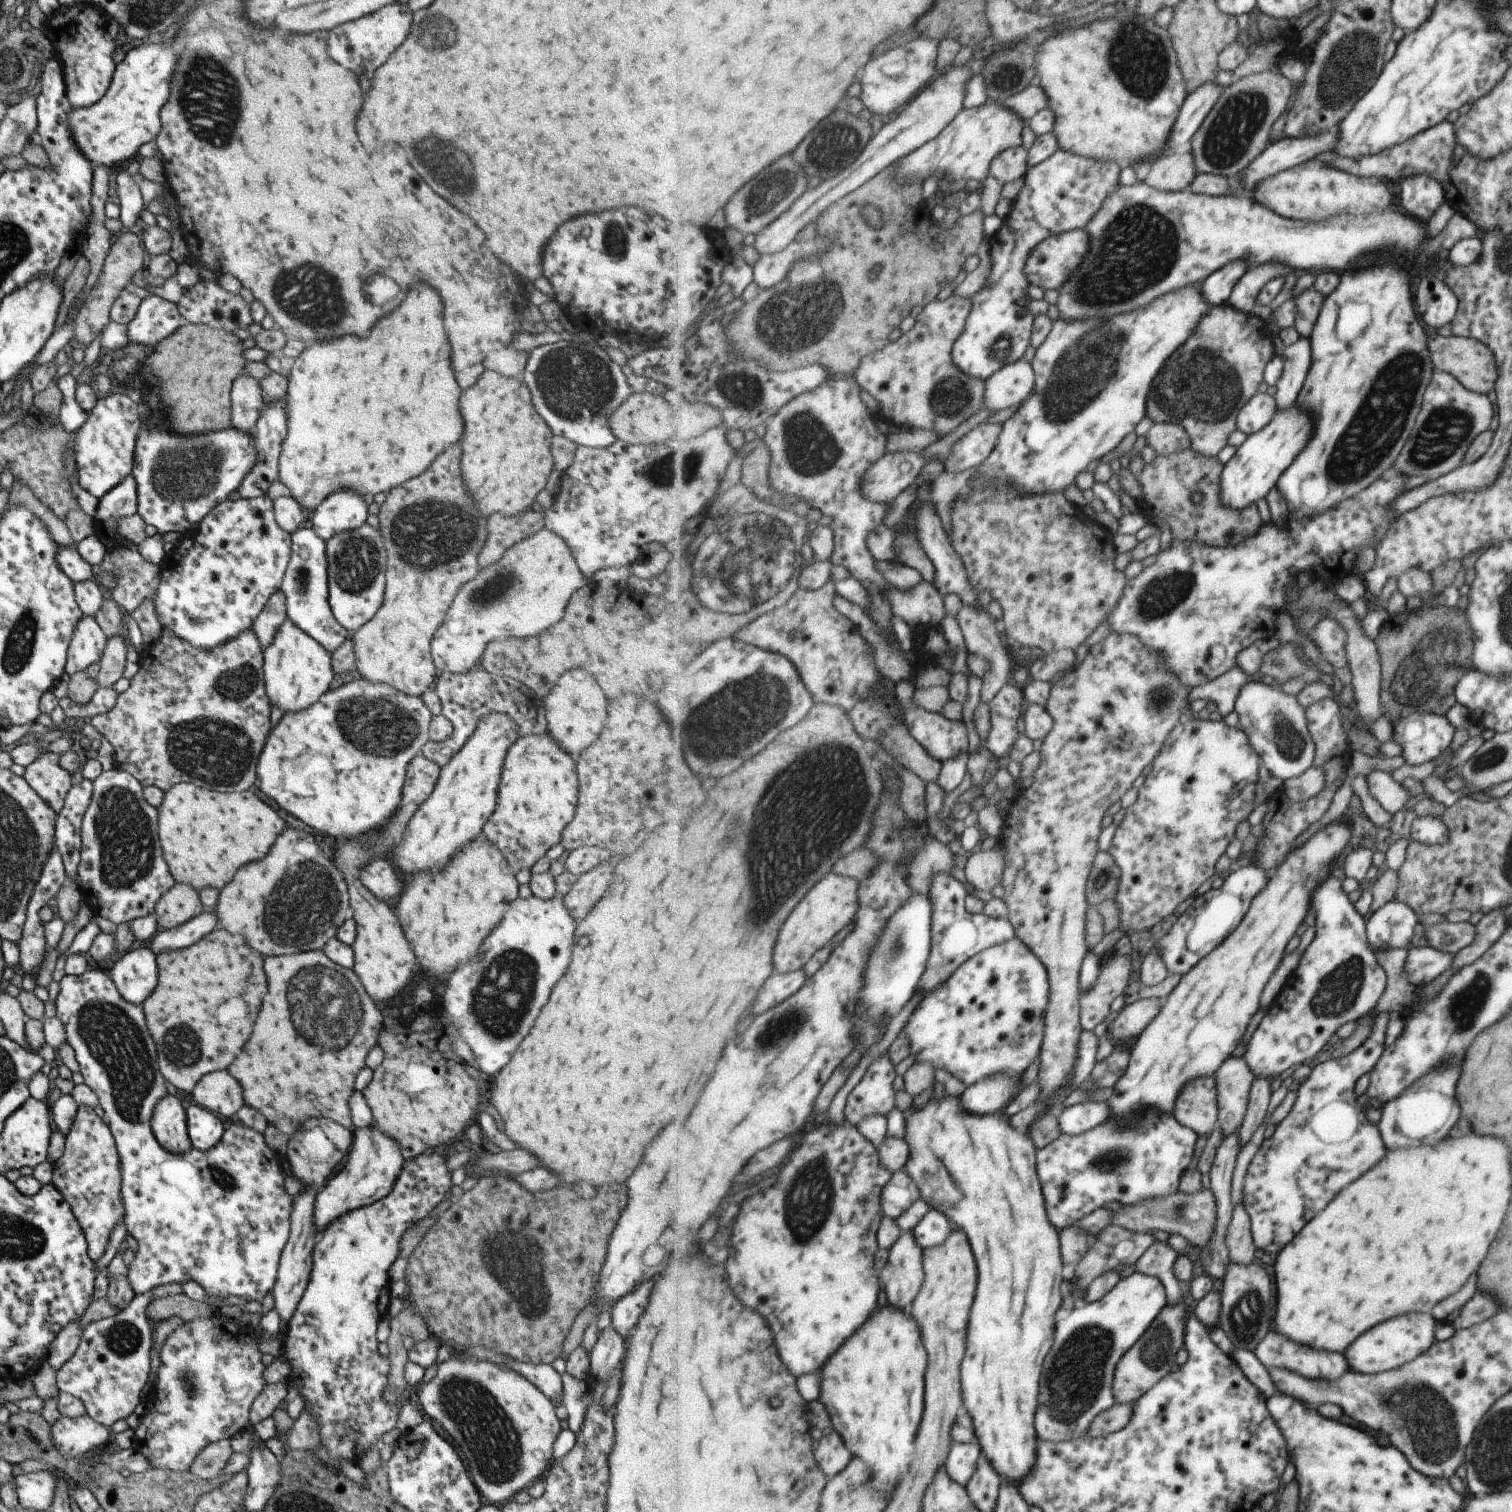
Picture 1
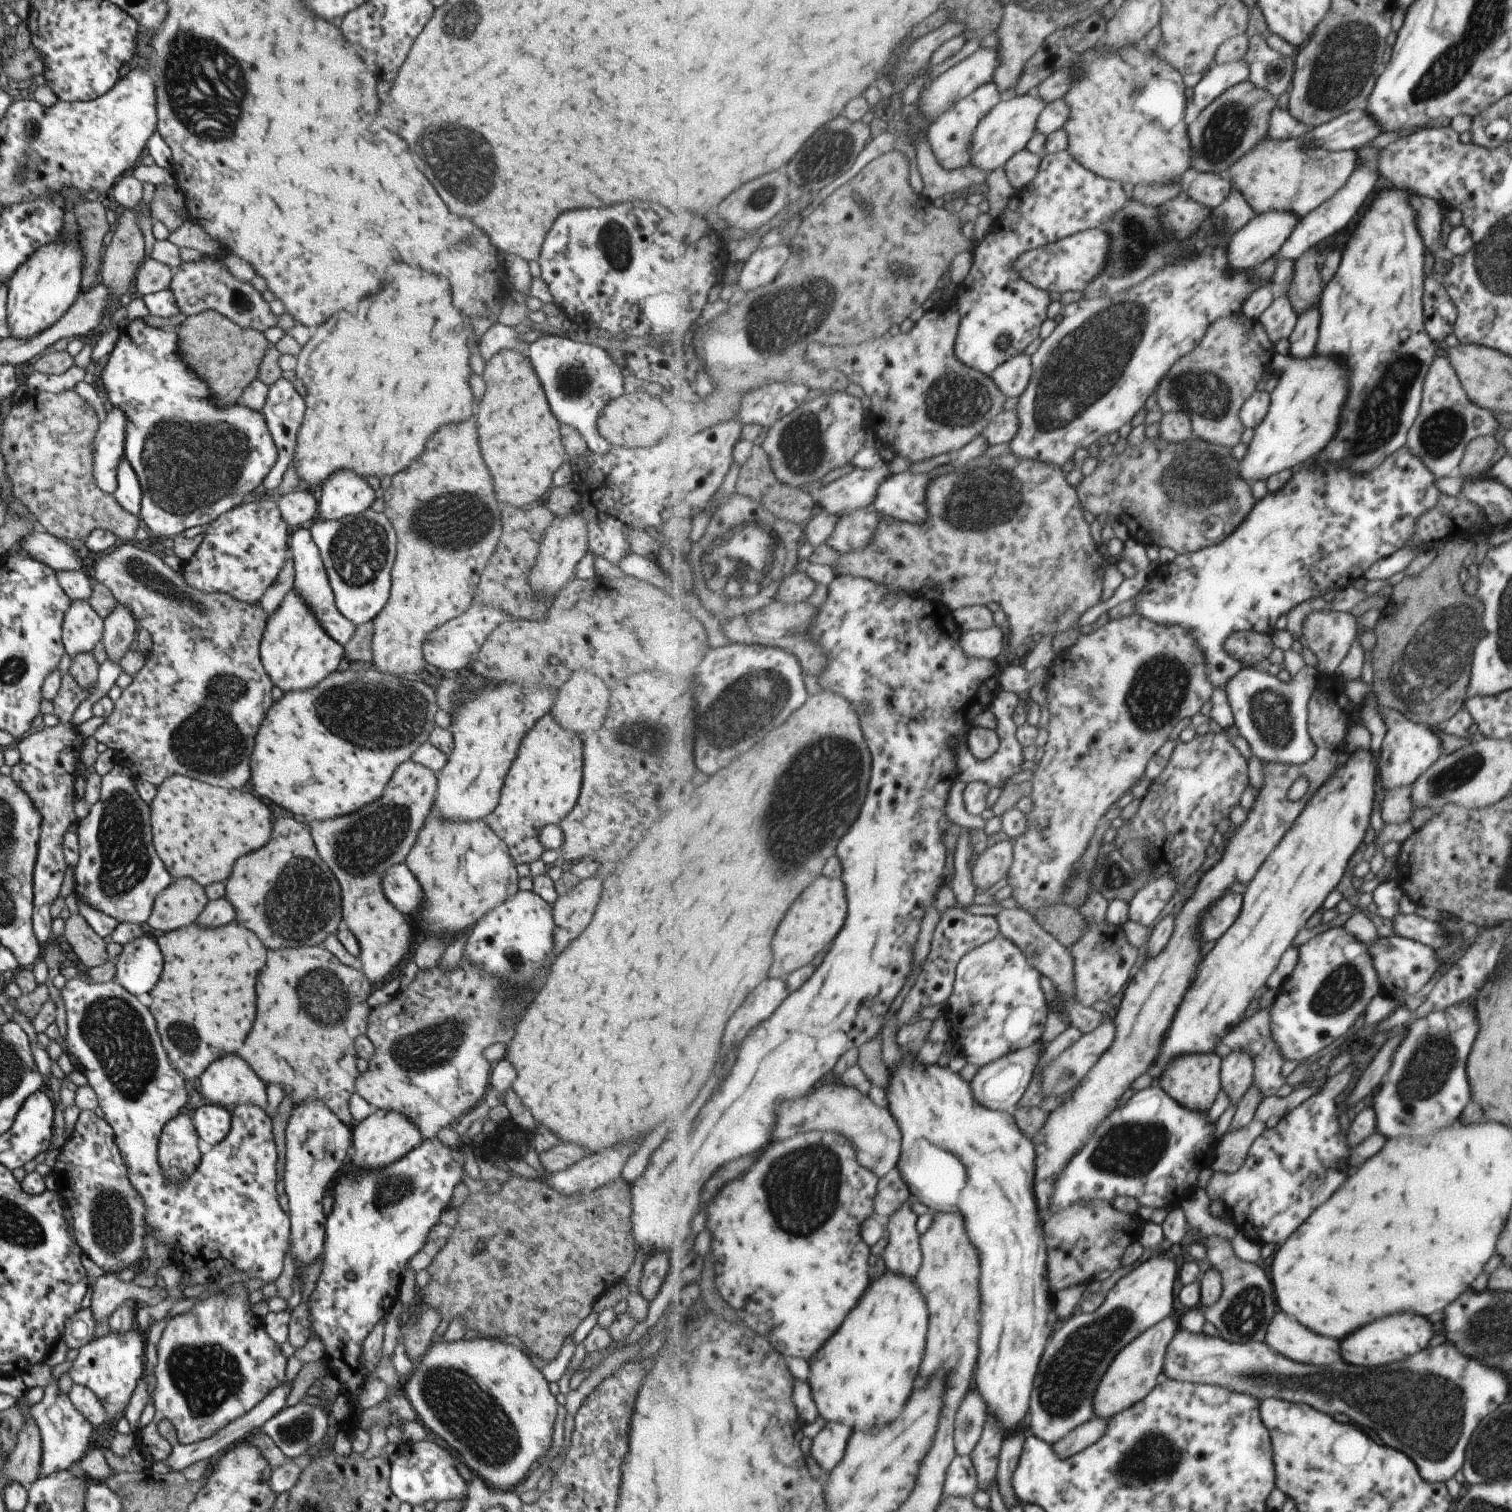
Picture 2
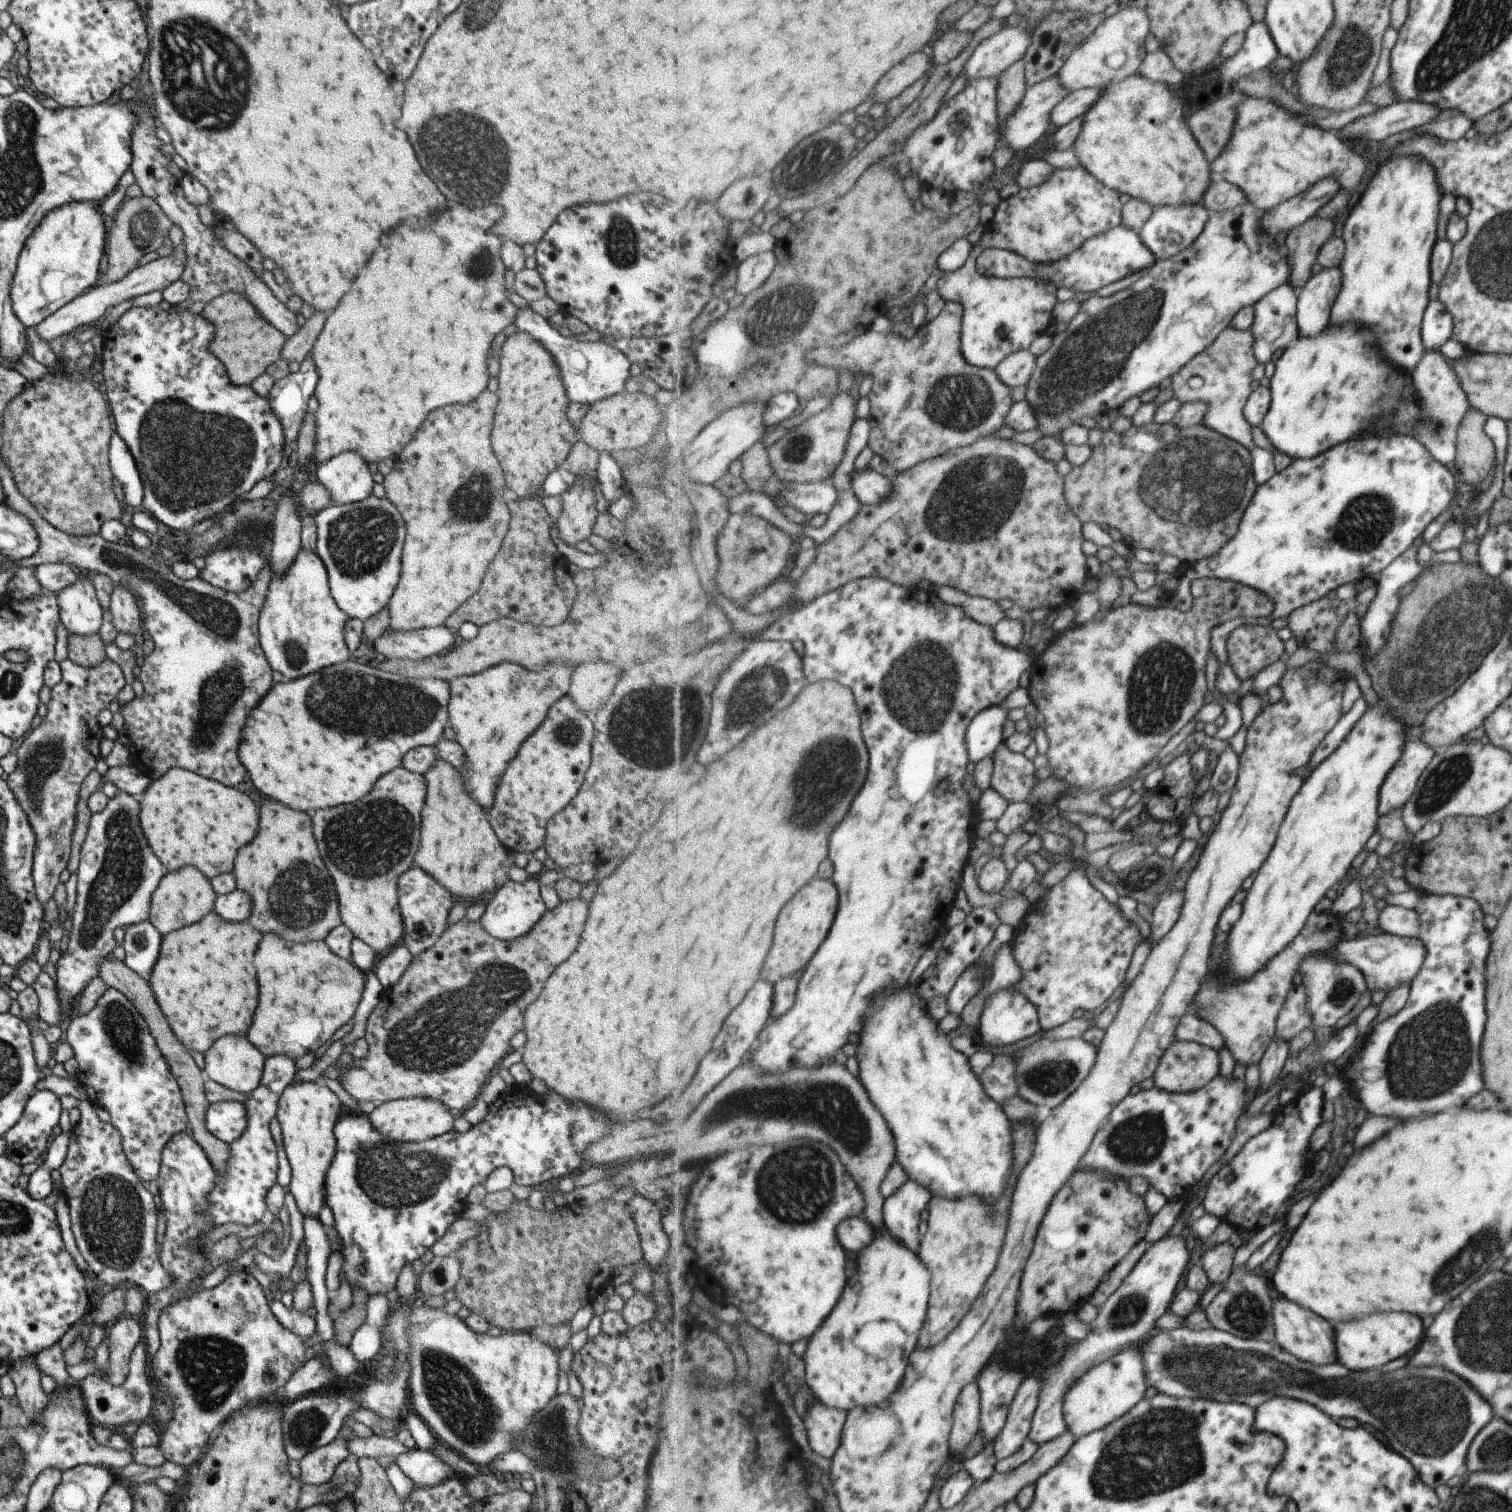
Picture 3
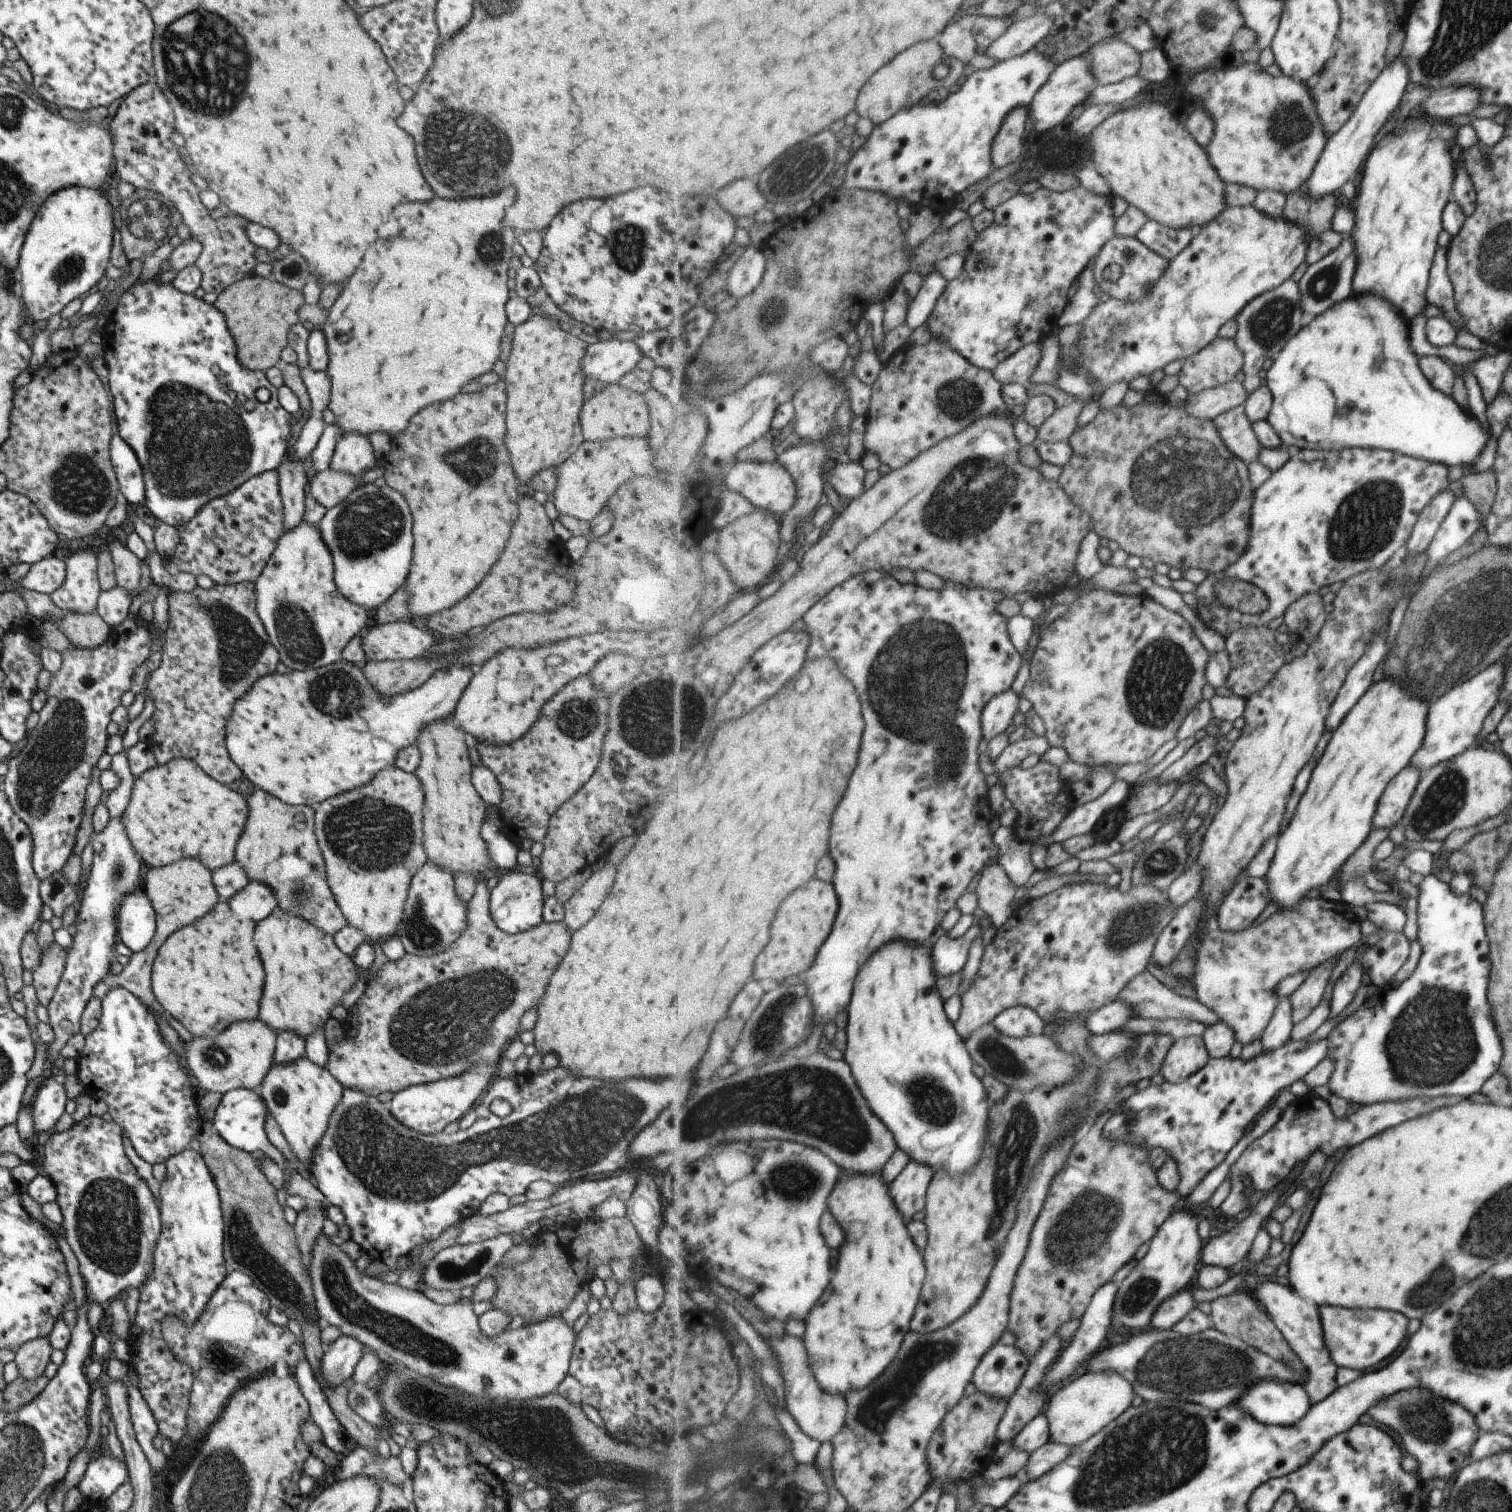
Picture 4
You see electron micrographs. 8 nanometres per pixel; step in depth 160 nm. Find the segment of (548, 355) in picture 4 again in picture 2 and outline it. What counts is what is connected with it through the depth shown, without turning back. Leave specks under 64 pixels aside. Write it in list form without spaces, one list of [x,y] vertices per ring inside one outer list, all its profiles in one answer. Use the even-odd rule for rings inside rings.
[[[515,349],[500,350],[484,364],[481,378],[485,381],[485,390],[482,397],[475,402],[474,416],[477,420],[482,461],[491,474],[498,504],[525,507],[550,489],[552,474],[568,458],[561,440],[558,420],[547,404],[544,390],[526,352]]]

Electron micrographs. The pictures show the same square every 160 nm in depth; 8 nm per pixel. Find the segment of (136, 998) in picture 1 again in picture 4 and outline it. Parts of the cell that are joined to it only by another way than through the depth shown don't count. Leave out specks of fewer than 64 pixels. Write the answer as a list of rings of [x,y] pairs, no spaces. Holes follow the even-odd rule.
[[[143,889],[121,900],[115,928],[117,941],[133,953],[143,951],[151,942],[156,930],[155,914]]]

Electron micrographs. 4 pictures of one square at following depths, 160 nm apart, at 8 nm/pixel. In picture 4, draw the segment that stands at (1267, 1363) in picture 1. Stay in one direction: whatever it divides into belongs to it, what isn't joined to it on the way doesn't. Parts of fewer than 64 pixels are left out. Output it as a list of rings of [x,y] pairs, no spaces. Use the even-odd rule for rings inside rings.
[[[1265,1282],[1254,1289],[1253,1296],[1259,1298],[1259,1301],[1265,1306],[1275,1325],[1285,1336],[1285,1340],[1297,1352],[1301,1362],[1307,1366],[1310,1378],[1305,1388],[1311,1398],[1311,1402],[1317,1404],[1317,1402],[1322,1402],[1325,1398],[1331,1396],[1338,1388],[1337,1380],[1335,1380],[1337,1364],[1333,1360],[1331,1352],[1329,1352],[1327,1342],[1323,1340],[1321,1324],[1323,1324],[1324,1319],[1319,1318],[1321,1312],[1317,1310],[1317,1306],[1313,1306],[1305,1298],[1301,1298],[1293,1290],[1291,1284],[1283,1286],[1283,1284],[1277,1284],[1277,1282]]]

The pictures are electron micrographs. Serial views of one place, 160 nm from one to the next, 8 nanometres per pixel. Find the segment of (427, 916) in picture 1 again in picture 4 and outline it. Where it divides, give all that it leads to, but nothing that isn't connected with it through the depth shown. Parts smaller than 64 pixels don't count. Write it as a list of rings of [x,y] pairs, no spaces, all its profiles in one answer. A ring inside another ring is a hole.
[[[452,714],[447,718],[441,718],[441,722],[433,722],[432,725],[425,726],[421,734],[417,734],[415,746],[419,748],[419,766],[415,768],[414,776],[419,780],[423,788],[423,809],[422,809],[422,848],[425,852],[427,862],[433,862],[435,866],[449,871],[449,874],[457,872],[472,873],[477,880],[483,879],[486,875],[491,875],[493,866],[490,862],[486,843],[479,835],[484,811],[487,806],[479,794],[473,789],[471,782],[471,764],[468,759],[467,736],[463,730],[455,728],[451,720]]]

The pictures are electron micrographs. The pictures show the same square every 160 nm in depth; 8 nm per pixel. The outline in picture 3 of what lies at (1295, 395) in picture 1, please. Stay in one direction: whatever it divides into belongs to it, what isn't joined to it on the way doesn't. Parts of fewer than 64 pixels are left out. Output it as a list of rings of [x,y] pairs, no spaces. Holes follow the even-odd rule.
[[[1325,268],[1315,274],[1299,291],[1298,328],[1301,338],[1317,336],[1329,324],[1331,308],[1337,300],[1341,274],[1337,268]]]

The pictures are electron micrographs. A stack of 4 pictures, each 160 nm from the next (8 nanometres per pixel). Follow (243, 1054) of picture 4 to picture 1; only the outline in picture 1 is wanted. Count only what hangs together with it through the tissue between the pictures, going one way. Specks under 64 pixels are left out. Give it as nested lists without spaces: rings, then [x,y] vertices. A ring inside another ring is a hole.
[[[225,1070],[204,1074],[190,1094],[195,1105],[223,1118],[231,1118],[244,1104],[239,1081]]]

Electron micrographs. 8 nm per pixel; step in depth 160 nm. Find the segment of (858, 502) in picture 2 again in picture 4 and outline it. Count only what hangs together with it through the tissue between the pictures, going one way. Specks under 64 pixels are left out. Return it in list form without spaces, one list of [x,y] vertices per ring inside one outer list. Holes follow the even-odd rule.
[[[736,461],[723,476],[725,488],[743,496],[756,509],[782,517],[797,502],[797,486],[793,476],[779,462],[741,462]]]

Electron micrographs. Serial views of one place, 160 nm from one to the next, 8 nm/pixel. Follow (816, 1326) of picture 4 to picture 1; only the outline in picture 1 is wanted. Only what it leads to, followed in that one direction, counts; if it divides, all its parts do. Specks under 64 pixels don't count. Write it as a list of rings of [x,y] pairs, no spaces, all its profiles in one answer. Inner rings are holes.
[[[885,1306],[873,1314],[869,1326],[861,1326],[845,1350],[821,1370],[821,1402],[827,1406],[835,1430],[845,1438],[849,1450],[869,1462],[877,1484],[885,1490],[895,1490],[899,1480],[907,1474],[913,1454],[915,1436],[923,1420],[925,1410],[925,1372],[927,1372],[928,1350],[923,1346],[921,1326],[912,1314],[905,1314],[901,1308]]]

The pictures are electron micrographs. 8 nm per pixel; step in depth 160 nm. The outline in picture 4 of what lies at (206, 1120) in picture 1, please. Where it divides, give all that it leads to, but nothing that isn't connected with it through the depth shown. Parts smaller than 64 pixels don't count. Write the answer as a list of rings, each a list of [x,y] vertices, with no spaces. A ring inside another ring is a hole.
[[[237,1088],[237,1090],[229,1090],[225,1094],[221,1095],[219,1105],[214,1109],[211,1117],[212,1128],[217,1135],[231,1147],[243,1150],[244,1153],[266,1155],[284,1174],[284,1186],[276,1190],[277,1202],[281,1206],[287,1205],[285,1201],[286,1194],[285,1188],[288,1183],[288,1174],[283,1170],[284,1157],[279,1153],[269,1142],[267,1141],[264,1132],[264,1122],[266,1107],[263,1100],[258,1096],[257,1091],[247,1090],[247,1088]]]

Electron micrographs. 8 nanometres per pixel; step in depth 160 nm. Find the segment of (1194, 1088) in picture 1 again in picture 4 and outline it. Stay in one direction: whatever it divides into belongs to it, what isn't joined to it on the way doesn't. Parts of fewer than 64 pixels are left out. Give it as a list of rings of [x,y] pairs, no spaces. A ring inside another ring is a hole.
[[[1184,1037],[1175,1041],[1162,1068],[1162,1076],[1169,1083],[1185,1082],[1203,1070],[1212,1060],[1202,1037]]]

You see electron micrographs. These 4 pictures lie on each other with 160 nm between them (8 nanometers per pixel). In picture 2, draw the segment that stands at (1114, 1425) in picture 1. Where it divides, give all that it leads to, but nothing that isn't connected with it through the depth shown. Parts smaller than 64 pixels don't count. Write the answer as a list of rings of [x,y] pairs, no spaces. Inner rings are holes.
[[[1093,1417],[1084,1425],[1078,1426],[1068,1433],[1060,1441],[1052,1444],[1056,1453],[1063,1459],[1071,1458],[1082,1450],[1094,1445],[1104,1434],[1108,1432],[1108,1426],[1113,1420],[1105,1420],[1101,1417]]]

